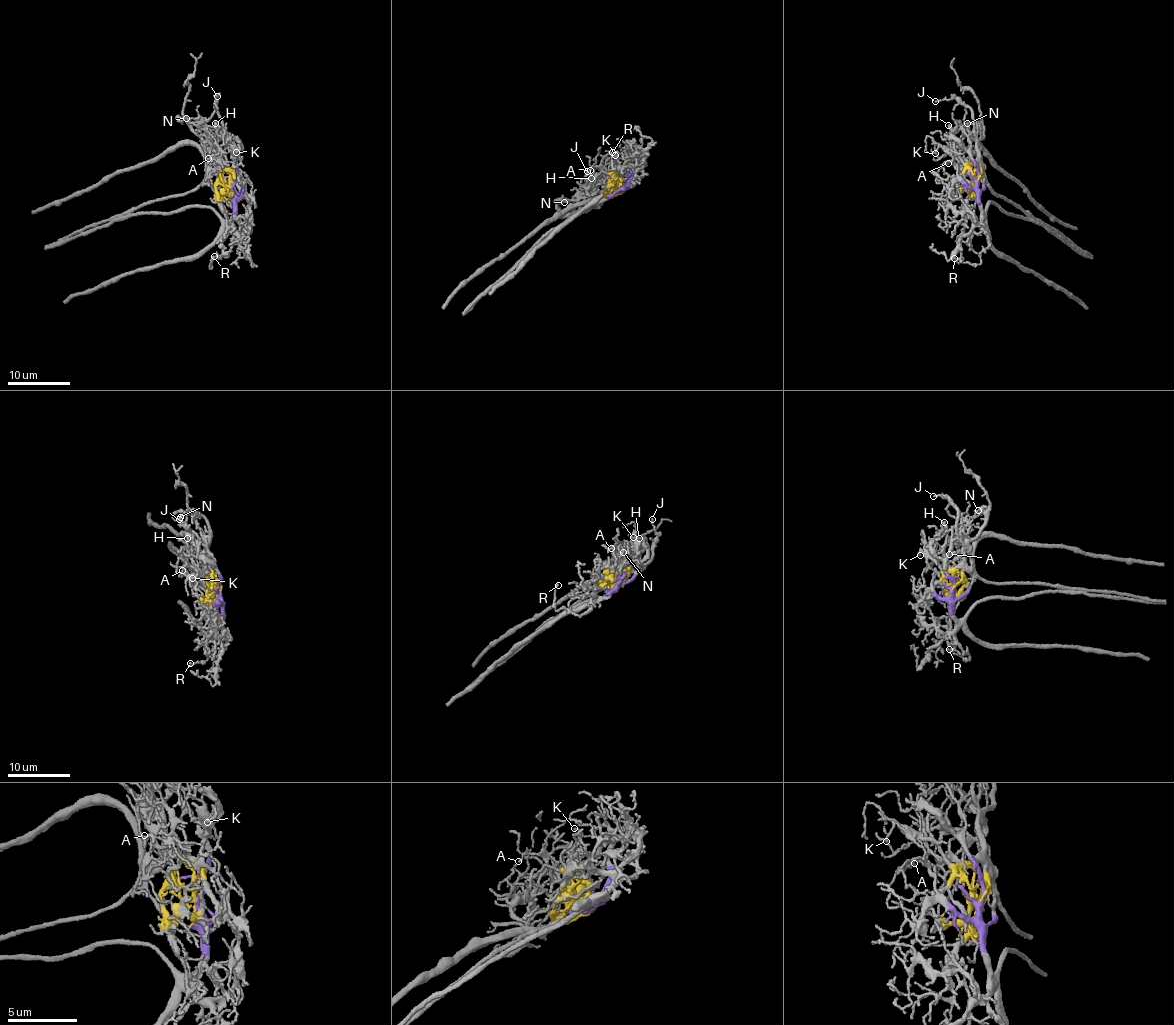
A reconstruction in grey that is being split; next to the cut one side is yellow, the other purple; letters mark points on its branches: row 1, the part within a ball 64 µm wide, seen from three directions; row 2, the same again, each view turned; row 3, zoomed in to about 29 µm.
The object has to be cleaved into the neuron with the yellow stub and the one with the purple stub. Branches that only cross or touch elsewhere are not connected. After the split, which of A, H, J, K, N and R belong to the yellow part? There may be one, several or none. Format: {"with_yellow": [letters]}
{"with_yellow": ["A", "J", "K", "N"]}

